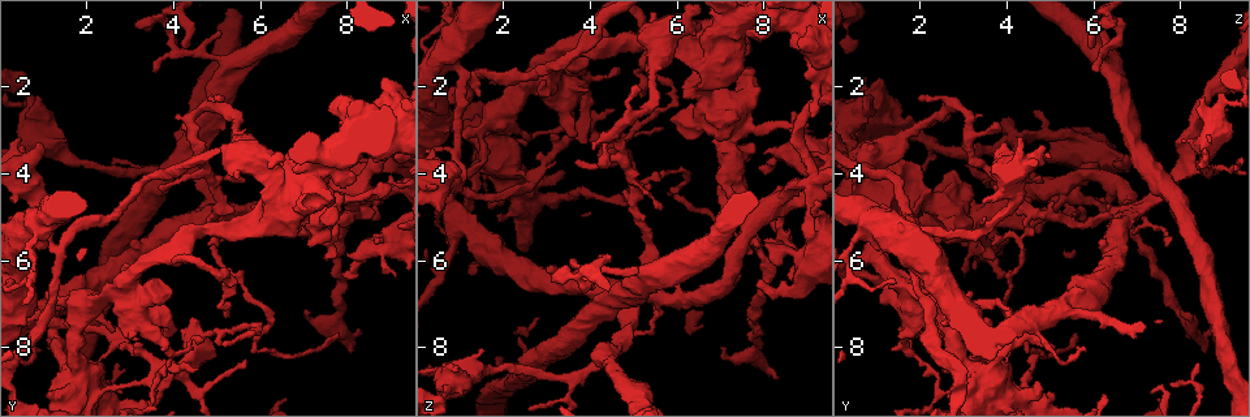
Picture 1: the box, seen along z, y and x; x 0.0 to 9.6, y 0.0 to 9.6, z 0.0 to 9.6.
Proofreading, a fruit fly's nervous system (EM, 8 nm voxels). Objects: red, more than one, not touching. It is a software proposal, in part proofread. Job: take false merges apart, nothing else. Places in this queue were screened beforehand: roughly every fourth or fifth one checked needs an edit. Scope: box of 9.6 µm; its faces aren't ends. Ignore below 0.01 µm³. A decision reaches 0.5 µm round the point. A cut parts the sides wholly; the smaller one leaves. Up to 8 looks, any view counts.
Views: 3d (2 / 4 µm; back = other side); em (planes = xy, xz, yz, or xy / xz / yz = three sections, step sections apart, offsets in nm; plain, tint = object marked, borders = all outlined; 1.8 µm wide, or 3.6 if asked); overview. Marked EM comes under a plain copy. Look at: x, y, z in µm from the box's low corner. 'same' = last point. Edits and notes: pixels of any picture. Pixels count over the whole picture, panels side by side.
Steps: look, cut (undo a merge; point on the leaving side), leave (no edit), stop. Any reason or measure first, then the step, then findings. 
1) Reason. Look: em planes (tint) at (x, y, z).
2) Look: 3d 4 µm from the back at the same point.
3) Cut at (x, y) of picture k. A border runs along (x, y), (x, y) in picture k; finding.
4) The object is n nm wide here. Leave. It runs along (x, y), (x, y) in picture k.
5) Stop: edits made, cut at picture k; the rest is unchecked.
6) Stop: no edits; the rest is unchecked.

Sharp bend. Look: 3d 4 µm at (2.15, 8.50, 3.85).

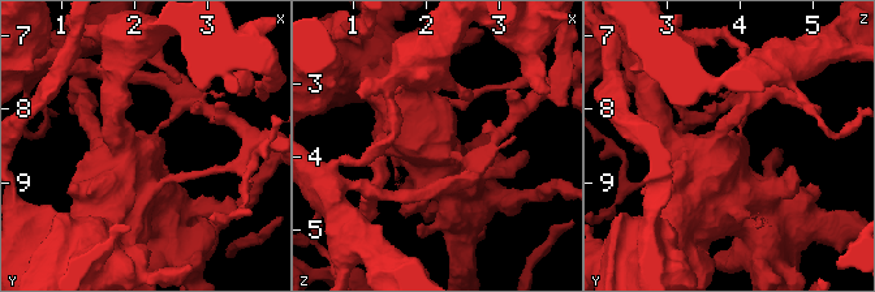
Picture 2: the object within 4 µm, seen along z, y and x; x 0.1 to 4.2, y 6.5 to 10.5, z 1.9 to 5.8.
Need the tissue. Look: em planes (tint) at (2.10, 8.55, 3.85).

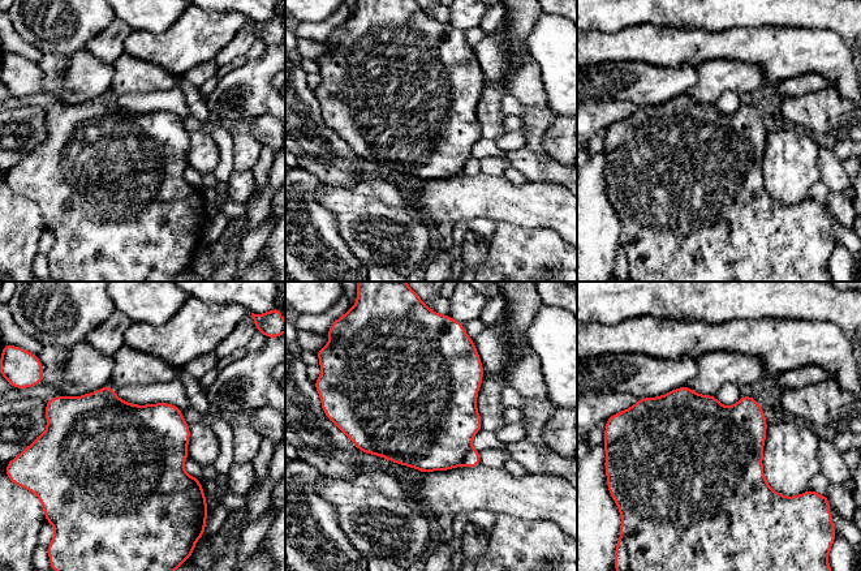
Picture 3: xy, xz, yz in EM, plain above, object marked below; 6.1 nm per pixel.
The object is 600 nm wide here. Leave. One neuron here.

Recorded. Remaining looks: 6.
Thin arm on a thick one. Look: em yz step 16 (borders) at (7.60, 4.30, 5.35).

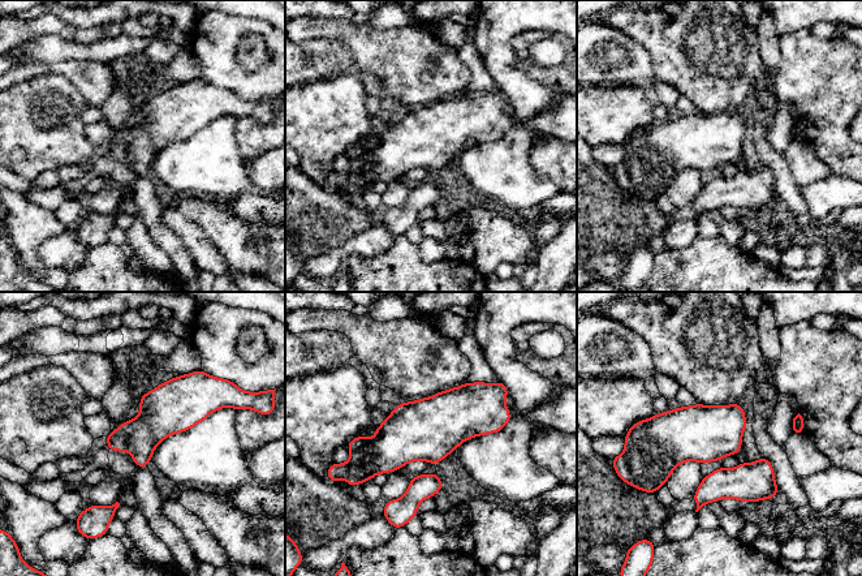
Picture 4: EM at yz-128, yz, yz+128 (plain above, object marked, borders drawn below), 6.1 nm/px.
Look: em xy step 8 (borders) at the same point.

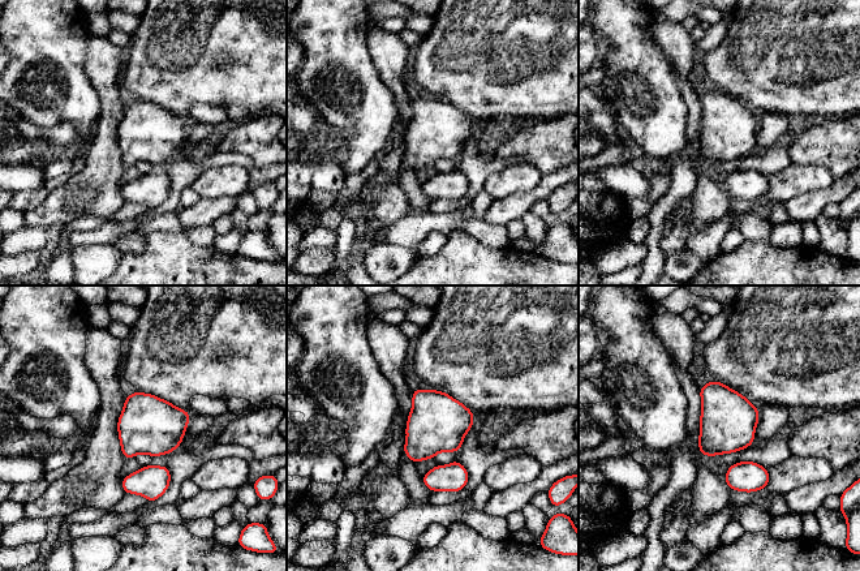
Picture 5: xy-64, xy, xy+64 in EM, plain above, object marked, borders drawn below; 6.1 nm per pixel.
Leave. One neuron here.

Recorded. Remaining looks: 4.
Closes a loop. Look: 3d 4 µm at (9.15, 3.10, 4.90).

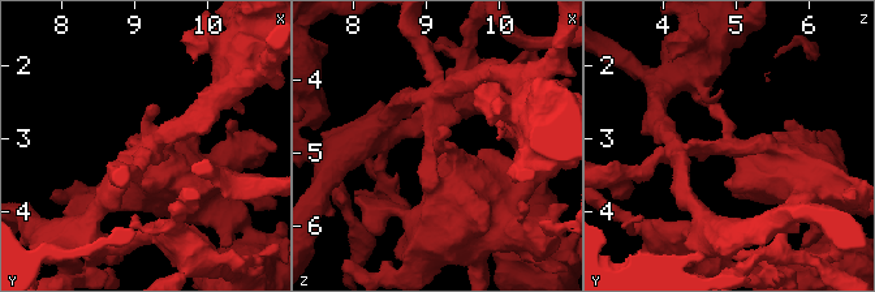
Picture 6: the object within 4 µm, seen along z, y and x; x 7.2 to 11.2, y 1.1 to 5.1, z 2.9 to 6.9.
Look: em xy step 16 (tint) at (9.15, 3.05, 4.85).

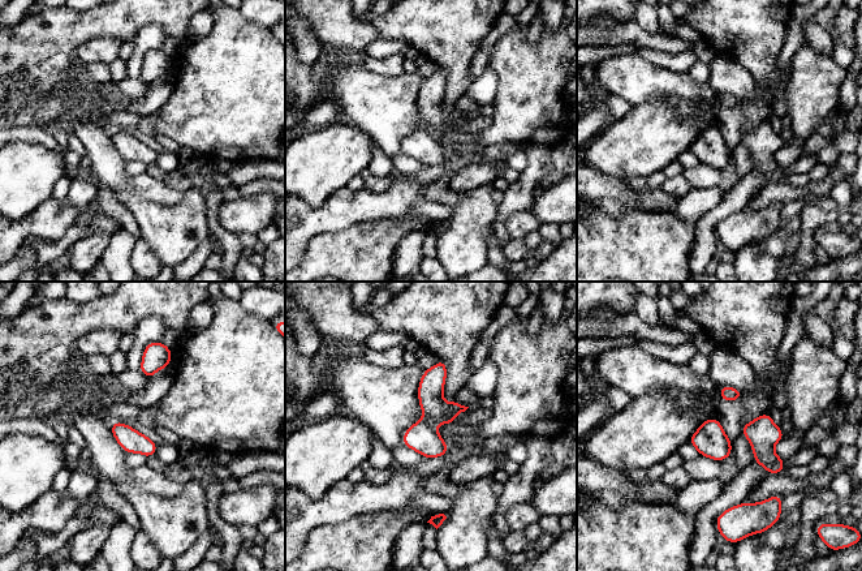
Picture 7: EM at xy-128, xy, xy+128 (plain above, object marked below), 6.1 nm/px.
Look: em yz step 4 (tint) at the same point.

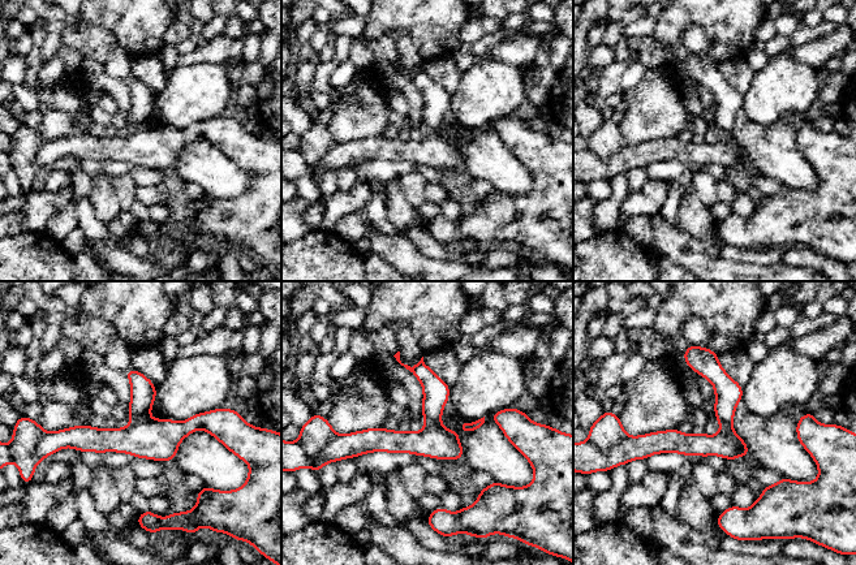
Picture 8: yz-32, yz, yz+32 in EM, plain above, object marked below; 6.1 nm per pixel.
Leave. It runs along (214, 422), (159, 439), (59, 440) in picture 8; one neuron here.

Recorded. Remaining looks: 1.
Stop: no edits; the rest is unchecked.

